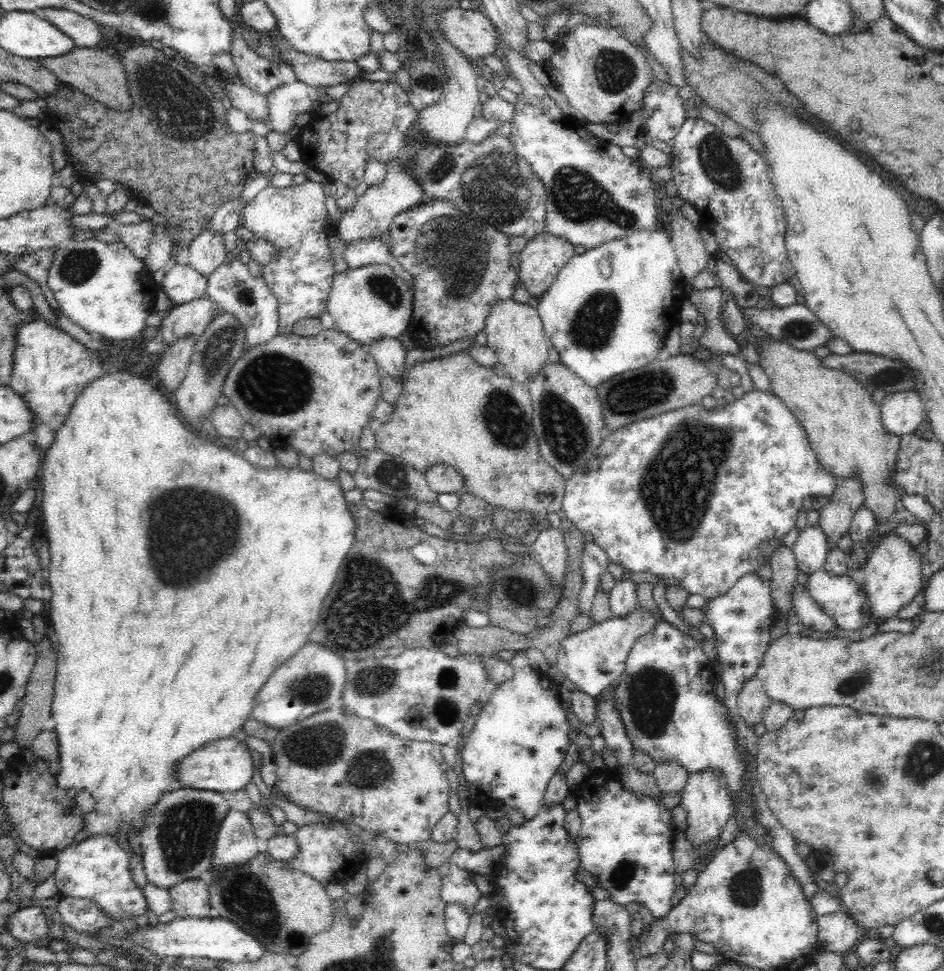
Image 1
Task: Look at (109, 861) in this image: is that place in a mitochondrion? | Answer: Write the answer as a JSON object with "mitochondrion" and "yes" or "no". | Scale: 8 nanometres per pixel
{"mitochondrion":"no"}

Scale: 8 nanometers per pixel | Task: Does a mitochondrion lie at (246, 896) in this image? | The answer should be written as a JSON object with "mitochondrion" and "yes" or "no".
{"mitochondrion":"yes"}

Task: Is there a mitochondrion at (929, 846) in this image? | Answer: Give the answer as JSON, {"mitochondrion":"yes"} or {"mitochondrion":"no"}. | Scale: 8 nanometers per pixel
{"mitochondrion":"no"}

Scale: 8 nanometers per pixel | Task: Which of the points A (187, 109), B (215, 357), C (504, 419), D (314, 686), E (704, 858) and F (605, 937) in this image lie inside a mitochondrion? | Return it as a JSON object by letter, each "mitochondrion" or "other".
{"A":"mitochondrion","B":"mitochondrion","C":"mitochondrion","D":"mitochondrion","E":"other","F":"other"}

